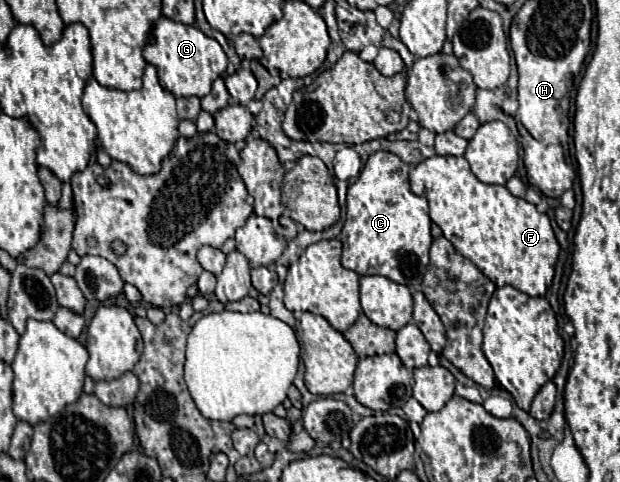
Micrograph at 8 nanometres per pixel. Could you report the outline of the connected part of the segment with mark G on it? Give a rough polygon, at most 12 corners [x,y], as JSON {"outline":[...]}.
{"outline":[[160,17],[144,59],[174,97],[204,97],[228,65],[216,39]]}

